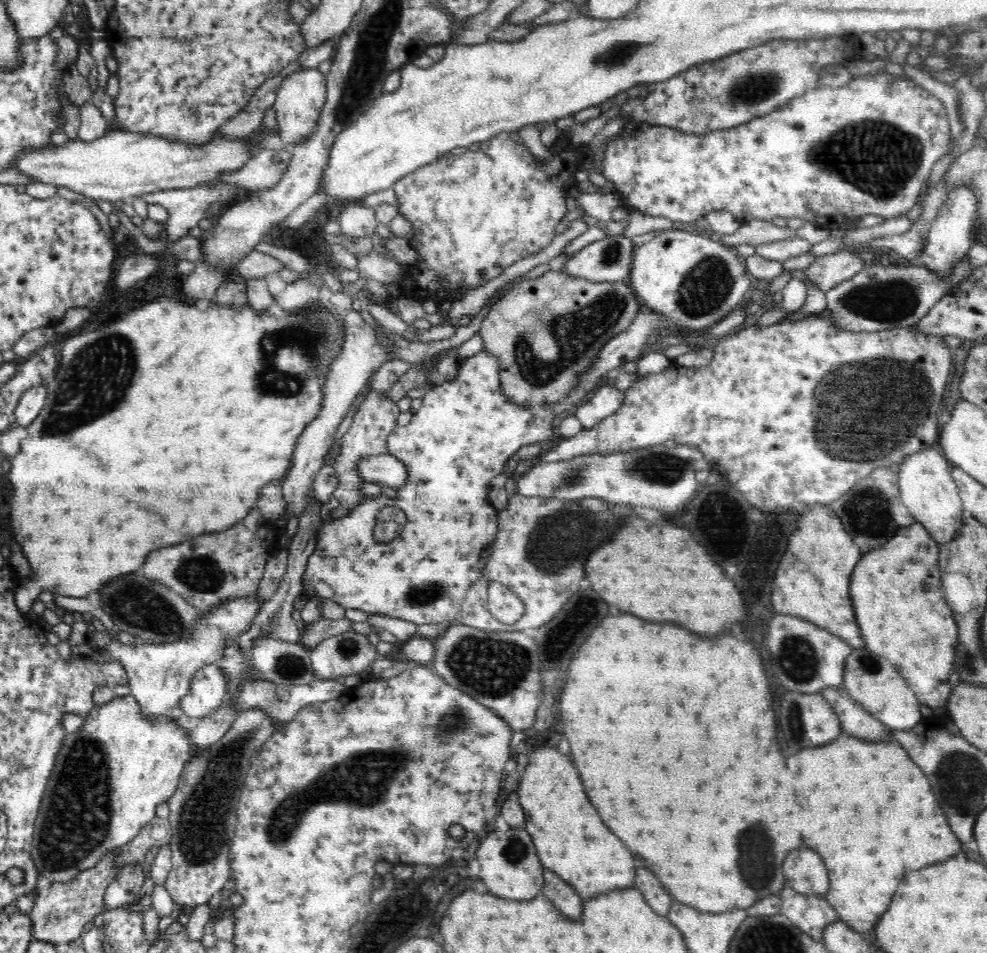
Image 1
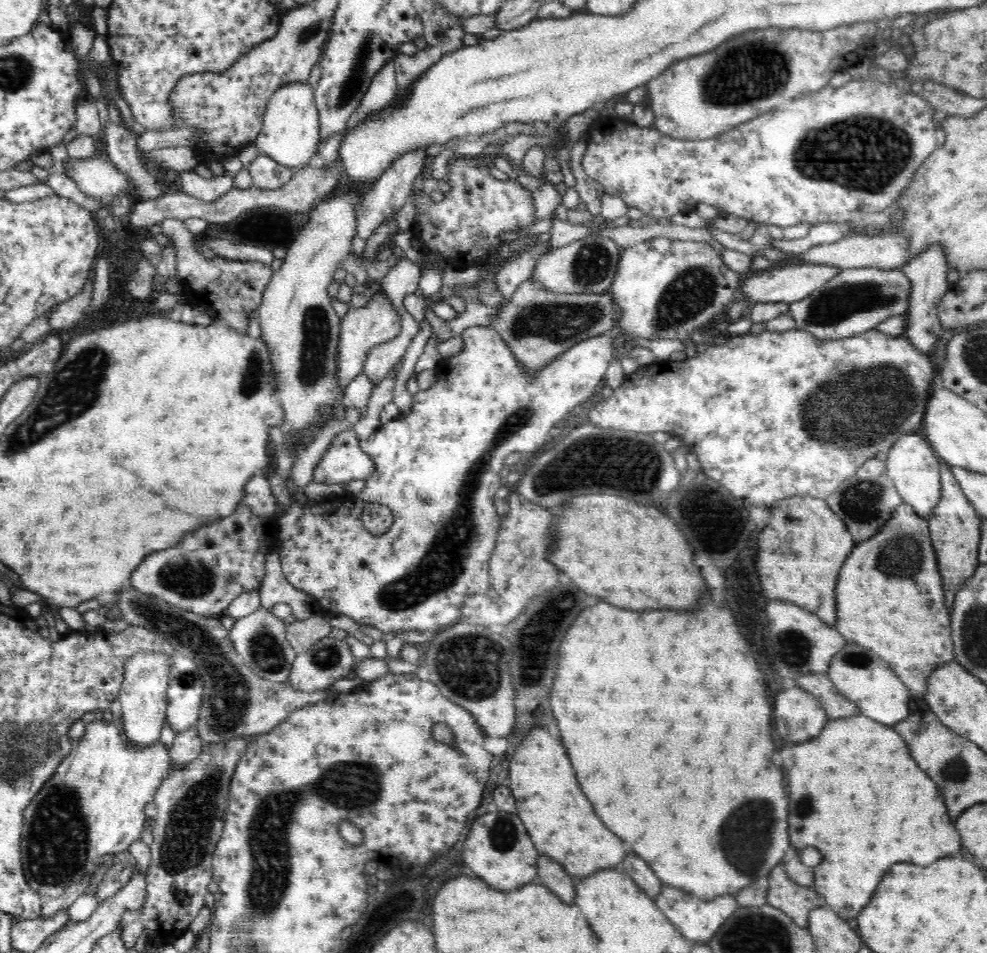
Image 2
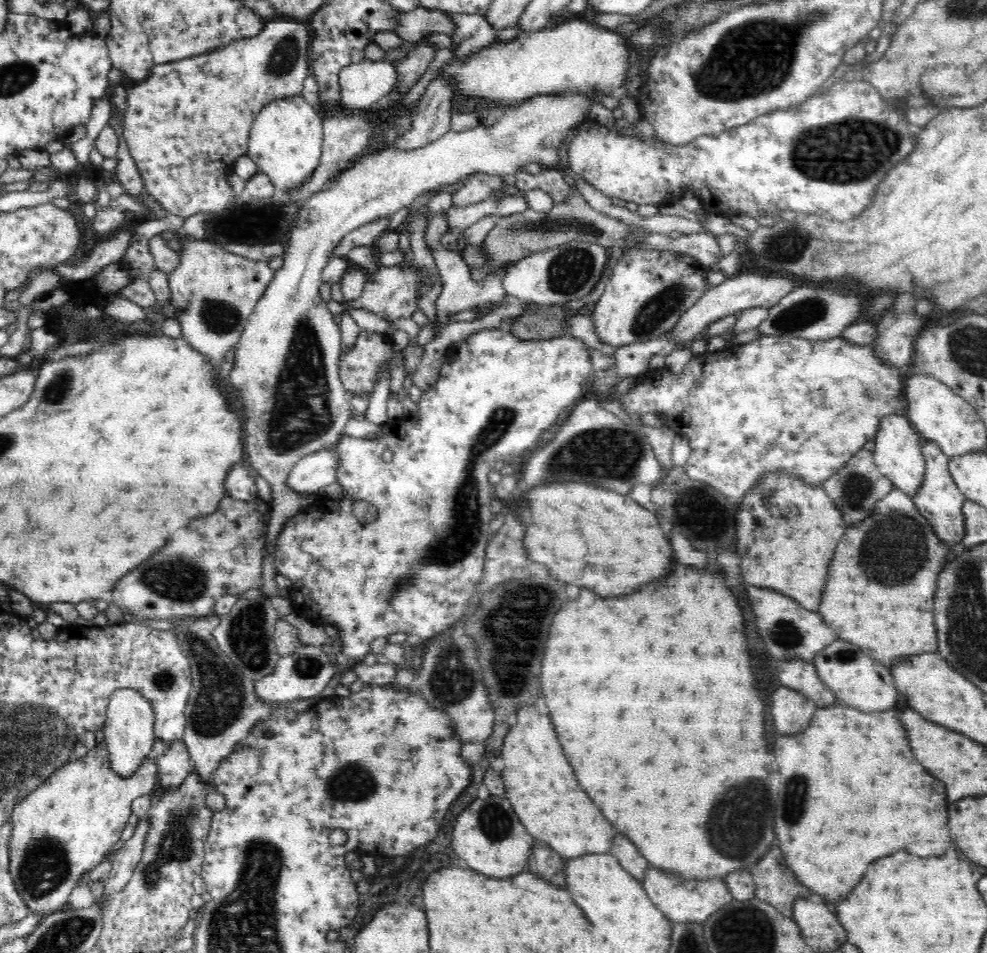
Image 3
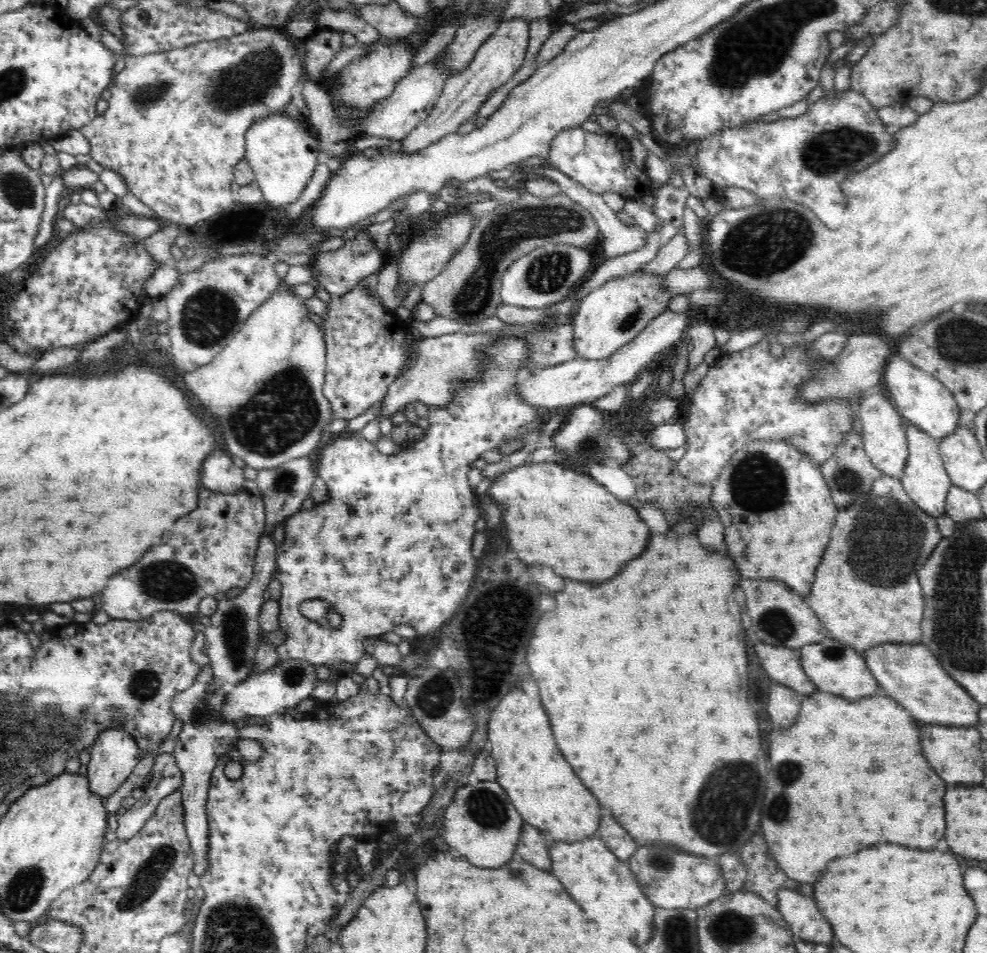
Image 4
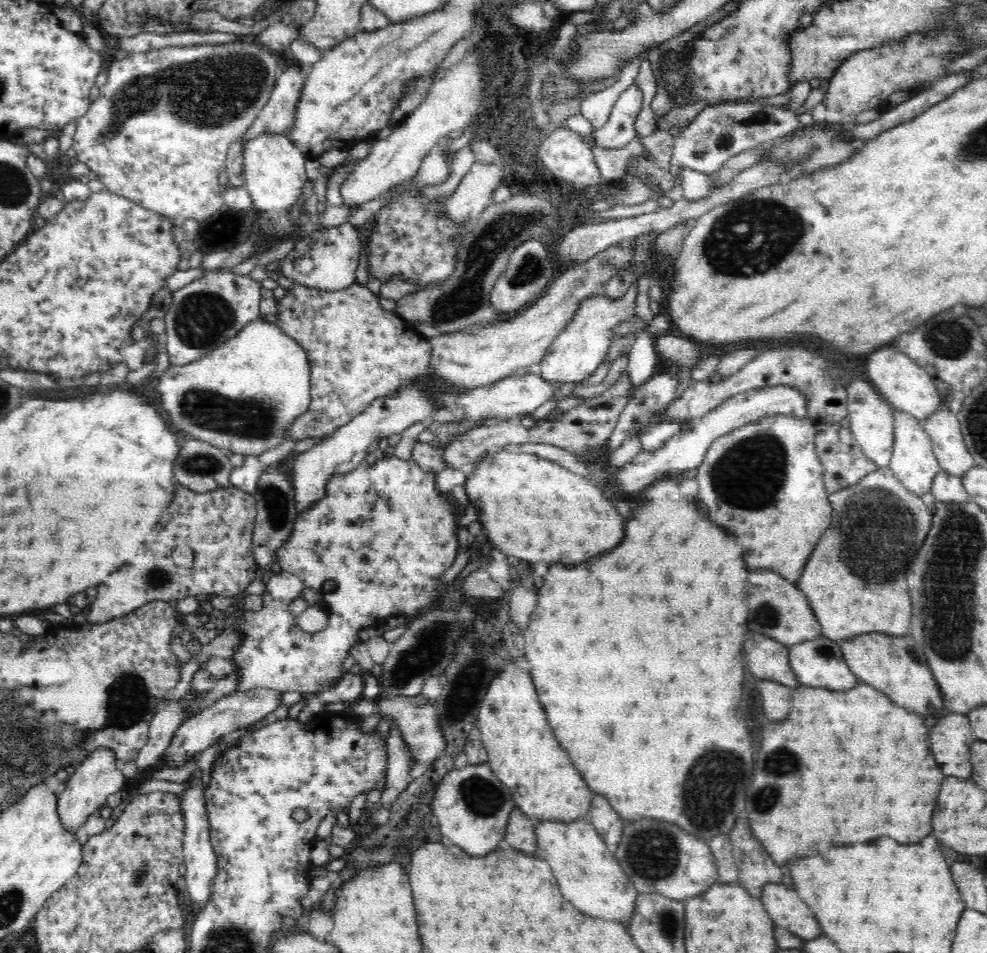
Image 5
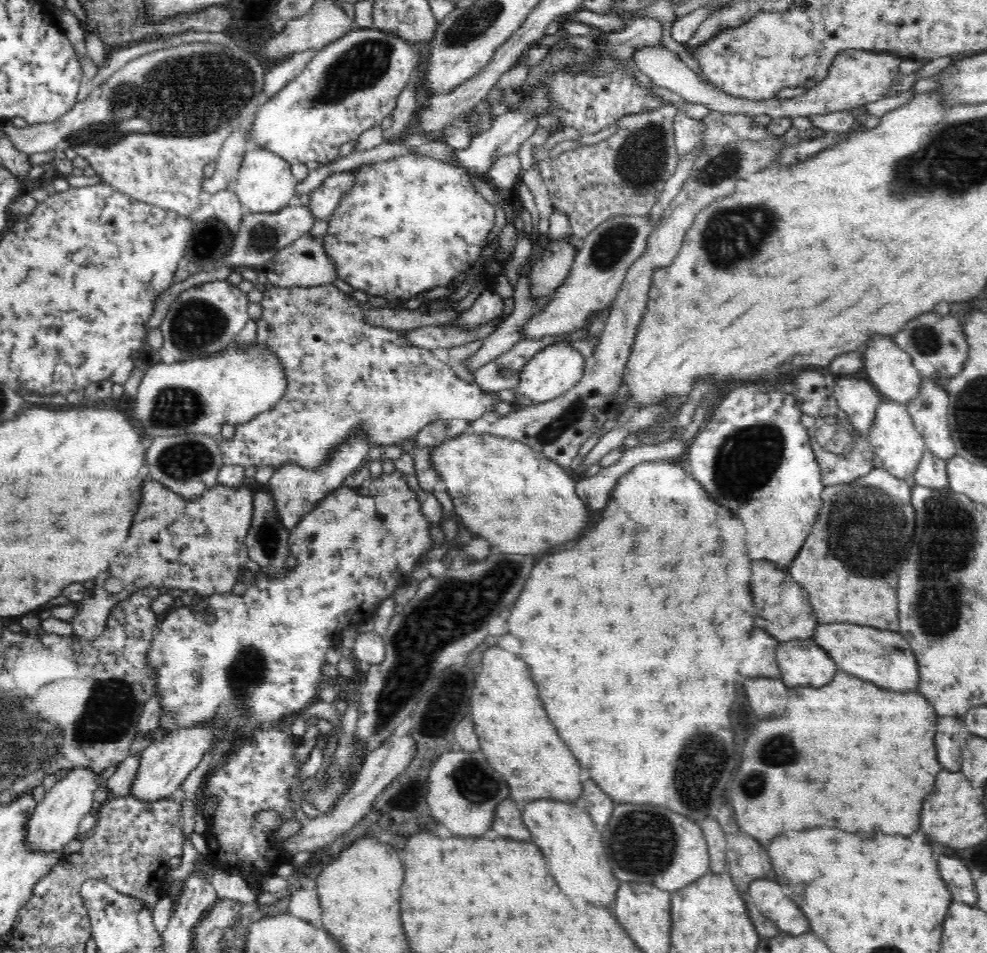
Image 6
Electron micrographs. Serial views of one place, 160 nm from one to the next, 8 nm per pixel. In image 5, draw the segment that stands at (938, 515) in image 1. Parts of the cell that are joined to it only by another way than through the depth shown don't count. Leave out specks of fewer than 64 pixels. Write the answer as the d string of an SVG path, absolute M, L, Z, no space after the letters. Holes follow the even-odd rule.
M854 379L848 381L845 385L845 406L848 407L849 429L854 440L877 468L889 468L888 464L890 456L892 456L893 438L891 413L894 408L886 399L880 396L873 384L868 381Z

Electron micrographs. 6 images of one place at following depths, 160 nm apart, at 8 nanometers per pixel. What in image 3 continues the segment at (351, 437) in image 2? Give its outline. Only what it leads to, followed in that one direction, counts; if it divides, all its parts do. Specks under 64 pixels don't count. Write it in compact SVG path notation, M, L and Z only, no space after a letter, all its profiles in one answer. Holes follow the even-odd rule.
M335 444L298 459L290 470L286 485L290 485L296 493L302 495L318 495L321 488L334 484L336 474L333 468L337 467L334 449Z

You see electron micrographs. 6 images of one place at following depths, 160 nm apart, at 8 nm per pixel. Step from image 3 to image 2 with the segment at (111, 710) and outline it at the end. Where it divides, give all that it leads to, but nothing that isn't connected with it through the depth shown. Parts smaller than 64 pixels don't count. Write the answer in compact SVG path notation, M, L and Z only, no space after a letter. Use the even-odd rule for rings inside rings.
M152 652L138 653L125 663L123 683L117 698L122 710L122 733L127 738L129 746L152 746L160 738L162 727L167 720L167 690L172 664L170 655Z

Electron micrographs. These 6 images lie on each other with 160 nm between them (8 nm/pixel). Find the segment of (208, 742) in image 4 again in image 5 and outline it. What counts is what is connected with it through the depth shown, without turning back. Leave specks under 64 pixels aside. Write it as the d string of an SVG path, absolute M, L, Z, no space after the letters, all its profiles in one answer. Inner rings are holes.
M192 777L188 781L183 795L180 797L180 808L183 811L184 821L186 821L186 832L183 836L183 863L186 865L184 875L186 890L193 900L193 904L206 904L210 900L214 878L218 872L218 860L212 848L209 835L208 813L205 807L204 787L200 777Z

